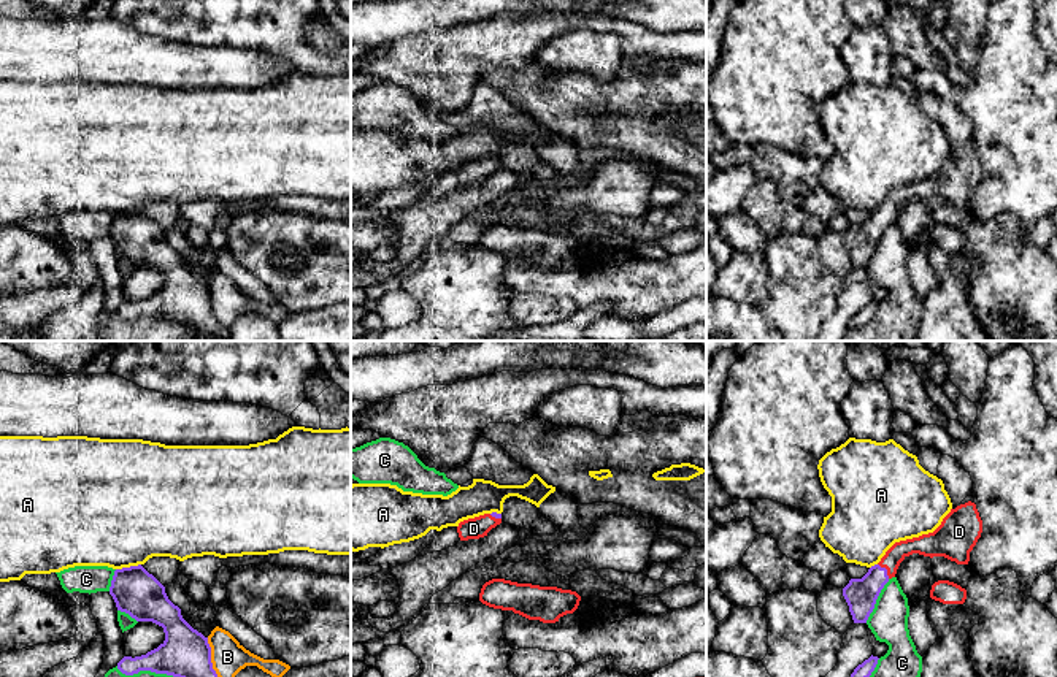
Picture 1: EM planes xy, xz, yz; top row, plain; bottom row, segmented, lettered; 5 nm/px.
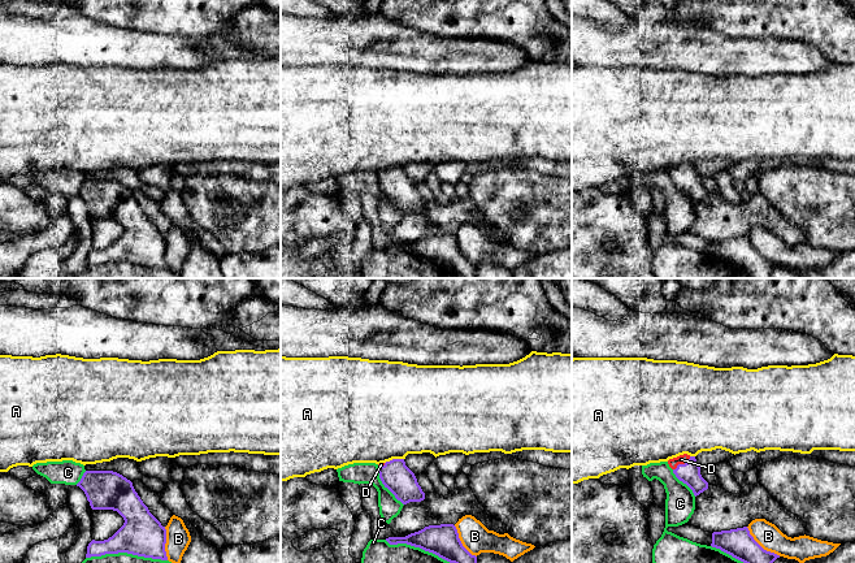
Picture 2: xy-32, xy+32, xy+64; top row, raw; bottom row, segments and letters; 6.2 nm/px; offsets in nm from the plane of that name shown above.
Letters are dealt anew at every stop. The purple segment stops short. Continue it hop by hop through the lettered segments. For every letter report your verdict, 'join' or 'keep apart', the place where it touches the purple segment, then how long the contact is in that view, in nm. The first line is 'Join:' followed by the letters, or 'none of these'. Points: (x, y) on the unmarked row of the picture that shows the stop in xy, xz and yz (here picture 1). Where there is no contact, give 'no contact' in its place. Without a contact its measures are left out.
Join: D
A: keep apart; contact xy (127, 213); length 130 nm
B: keep apart; contact xy (211, 308); length 260 nm
C: keep apart; contact yz (875, 246); length 260 nm
D: join; contact yz (886, 214); length 100 nm

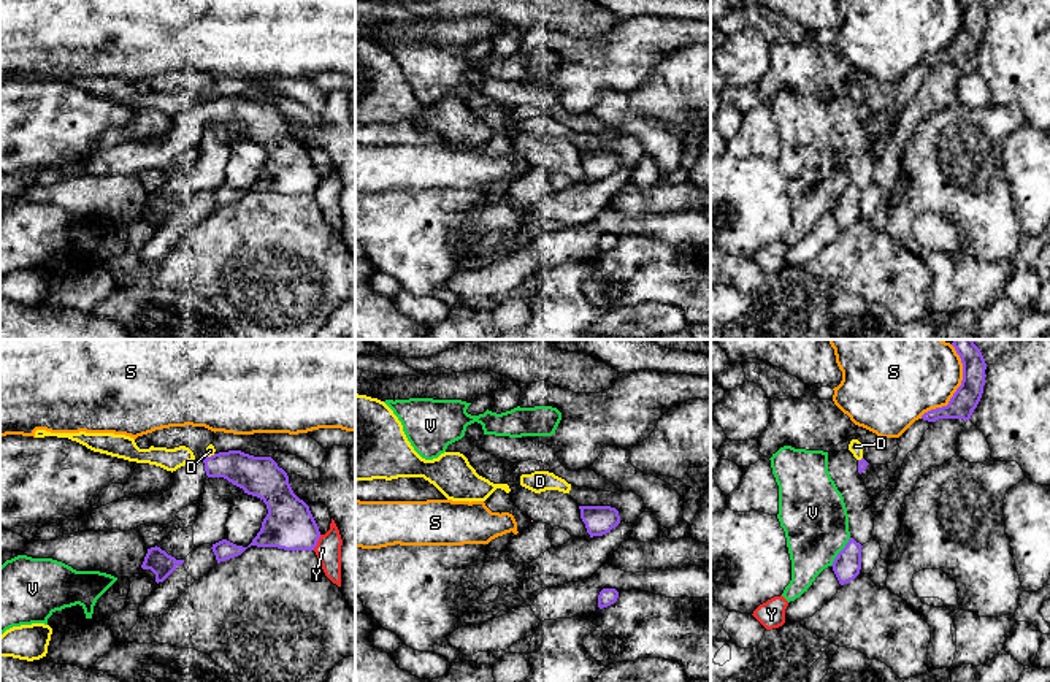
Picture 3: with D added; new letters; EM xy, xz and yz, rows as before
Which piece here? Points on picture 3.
Join: none of these
D: keep apart; contact xy (211, 100); length 50 nm
S: keep apart; contact yz (954, 38); length 380 nm
V: keep apart; contact yz (839, 197); length 180 nm
Y: keep apart; contact xy (316, 187); length 90 nm

